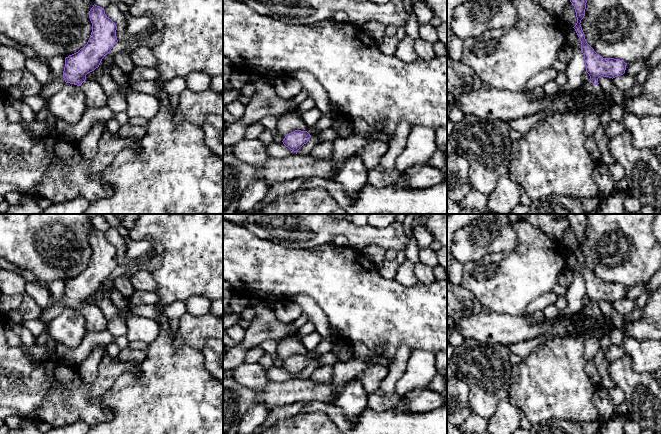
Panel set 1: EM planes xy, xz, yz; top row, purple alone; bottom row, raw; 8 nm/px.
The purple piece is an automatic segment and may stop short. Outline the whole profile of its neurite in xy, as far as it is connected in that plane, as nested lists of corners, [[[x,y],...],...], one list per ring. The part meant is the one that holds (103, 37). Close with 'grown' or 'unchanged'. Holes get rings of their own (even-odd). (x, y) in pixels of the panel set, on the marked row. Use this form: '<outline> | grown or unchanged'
[[[93,5],[89,11],[92,32],[87,44],[65,58],[63,77],[66,83],[77,85],[86,97],[86,108],[106,107],[108,96],[96,81],[86,75],[99,67],[102,59],[118,42],[116,24],[107,17],[104,8]]] | grown

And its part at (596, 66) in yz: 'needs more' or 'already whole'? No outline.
needs more

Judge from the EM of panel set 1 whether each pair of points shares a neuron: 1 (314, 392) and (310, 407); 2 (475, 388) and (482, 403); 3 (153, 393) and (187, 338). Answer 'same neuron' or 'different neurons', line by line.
1: different neurons
2: same neuron
3: different neurons

